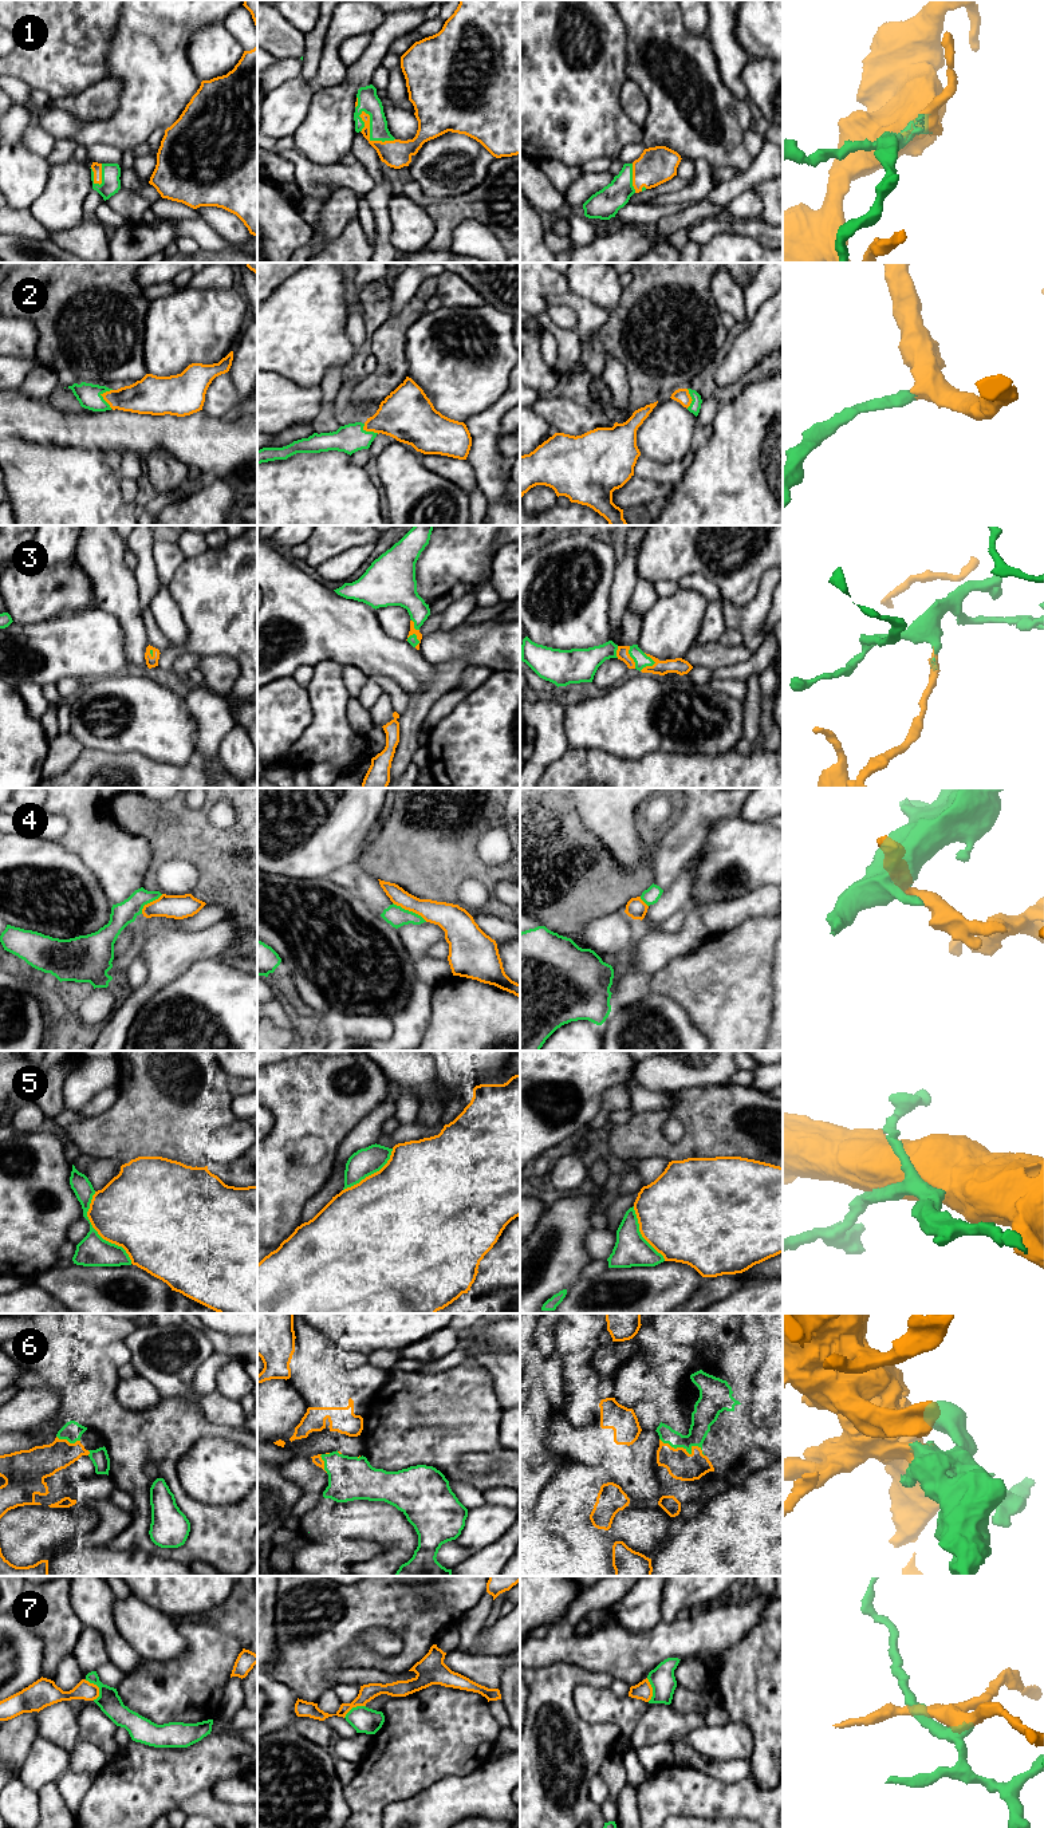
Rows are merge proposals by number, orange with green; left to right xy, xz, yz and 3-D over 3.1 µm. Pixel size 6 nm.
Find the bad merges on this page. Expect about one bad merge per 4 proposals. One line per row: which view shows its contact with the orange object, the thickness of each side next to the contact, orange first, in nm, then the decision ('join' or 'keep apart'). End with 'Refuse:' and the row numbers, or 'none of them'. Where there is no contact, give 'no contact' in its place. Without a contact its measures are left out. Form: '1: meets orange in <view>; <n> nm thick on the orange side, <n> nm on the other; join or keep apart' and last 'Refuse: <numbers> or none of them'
1: meets orange in xz; 170 nm thick on the orange side, 130 nm on the other; join
2: meets orange in xy; 200 nm thick on the orange side, 140 nm on the other; join
3: meets orange in yz; 90 nm thick on the orange side, 90 nm on the other; join
4: meets orange in xz; 170 nm thick on the orange side, 120 nm on the other; keep apart
5: meets orange in xy; 460 nm thick on the orange side, 190 nm on the other; keep apart
6: meets orange in yz; 170 nm thick on the orange side, 150 nm on the other; join
7: meets orange in xy; 110 nm thick on the orange side, 140 nm on the other; keep apart
Refuse: 4, 5, 7

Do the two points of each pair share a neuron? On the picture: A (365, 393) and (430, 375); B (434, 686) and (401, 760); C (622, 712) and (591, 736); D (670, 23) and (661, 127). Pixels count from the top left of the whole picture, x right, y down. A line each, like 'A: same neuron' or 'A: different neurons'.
A: different neurons
B: same neuron
C: same neuron
D: same neuron

